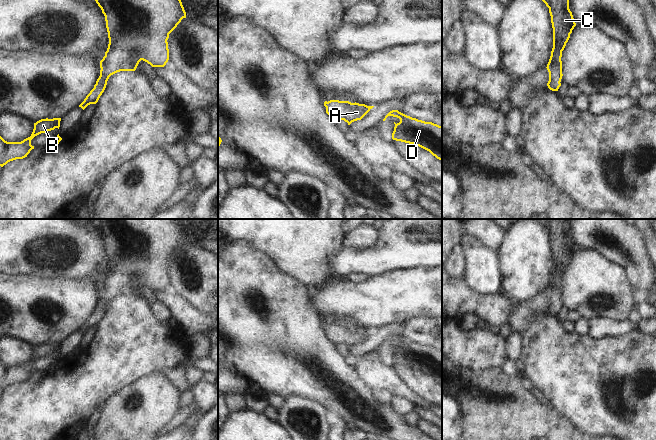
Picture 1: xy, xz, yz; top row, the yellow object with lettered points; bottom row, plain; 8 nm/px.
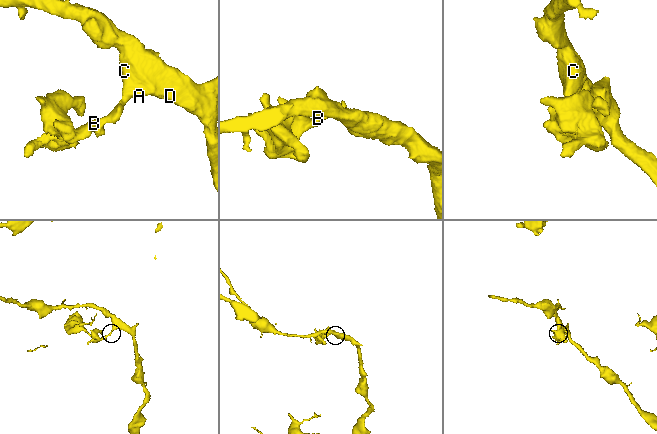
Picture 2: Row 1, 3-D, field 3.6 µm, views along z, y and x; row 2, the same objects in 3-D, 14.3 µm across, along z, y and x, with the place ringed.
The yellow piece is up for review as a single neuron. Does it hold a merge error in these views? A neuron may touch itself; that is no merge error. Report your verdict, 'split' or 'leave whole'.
leave whole

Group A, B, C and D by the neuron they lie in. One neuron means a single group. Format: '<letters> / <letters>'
A B C D

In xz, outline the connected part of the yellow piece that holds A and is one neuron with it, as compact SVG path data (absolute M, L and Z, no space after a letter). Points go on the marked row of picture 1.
M330 100L325 101L326 113L335 120L344 120L350 125L361 120L374 106L351 103L349 101Z

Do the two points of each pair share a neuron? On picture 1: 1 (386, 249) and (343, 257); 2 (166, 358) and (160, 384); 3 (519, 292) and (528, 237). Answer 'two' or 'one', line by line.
1: one
2: two
3: one

